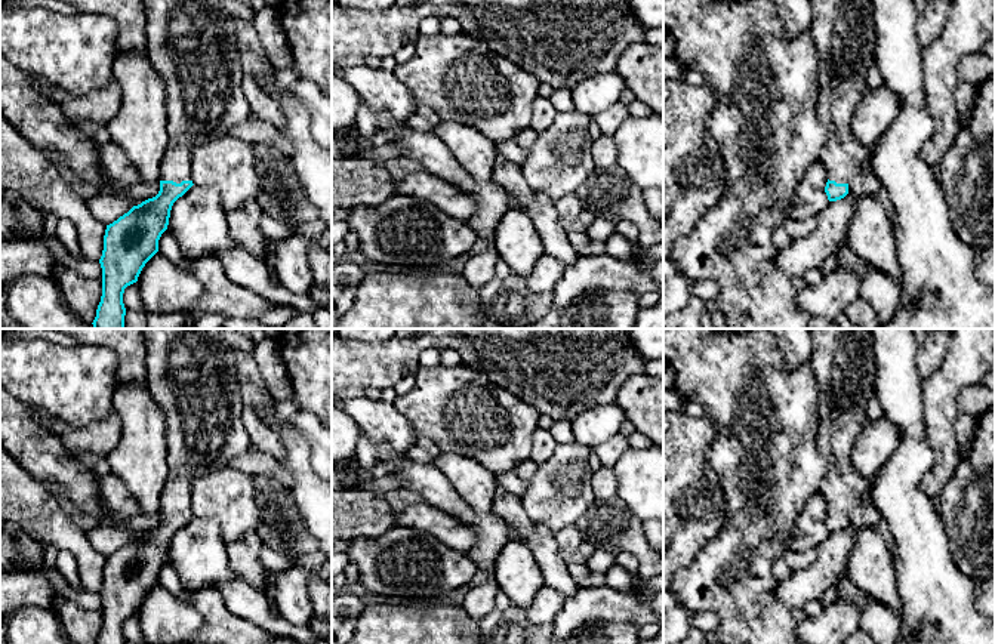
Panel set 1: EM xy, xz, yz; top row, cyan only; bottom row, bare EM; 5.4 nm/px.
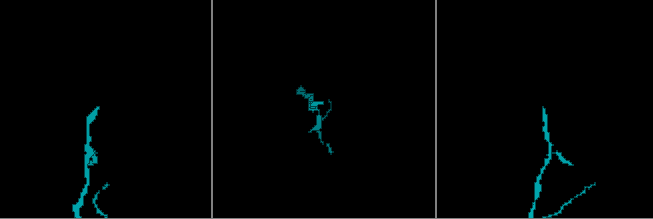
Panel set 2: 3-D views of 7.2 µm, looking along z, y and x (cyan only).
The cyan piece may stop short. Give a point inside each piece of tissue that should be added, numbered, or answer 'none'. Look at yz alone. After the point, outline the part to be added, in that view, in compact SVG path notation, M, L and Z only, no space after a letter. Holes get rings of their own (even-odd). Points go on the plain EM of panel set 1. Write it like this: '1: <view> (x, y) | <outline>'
1: yz (843, 361) | M810 329L811 370L817 385L816 446L828 463L820 493L828 511L848 515L862 505L871 484L851 465L856 440L869 422L869 394L875 386L871 329Z

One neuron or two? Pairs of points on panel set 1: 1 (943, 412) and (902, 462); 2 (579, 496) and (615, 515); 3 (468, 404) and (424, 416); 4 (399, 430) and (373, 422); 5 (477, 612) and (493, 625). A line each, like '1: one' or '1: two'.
1: two
2: two
3: one
4: one
5: two

